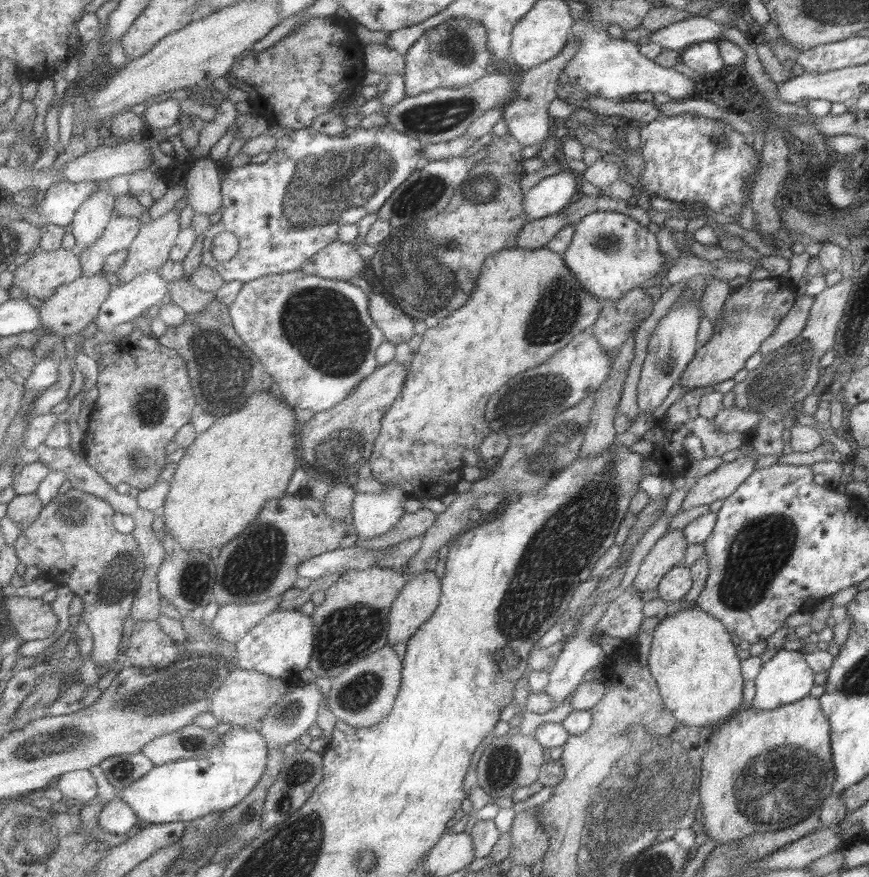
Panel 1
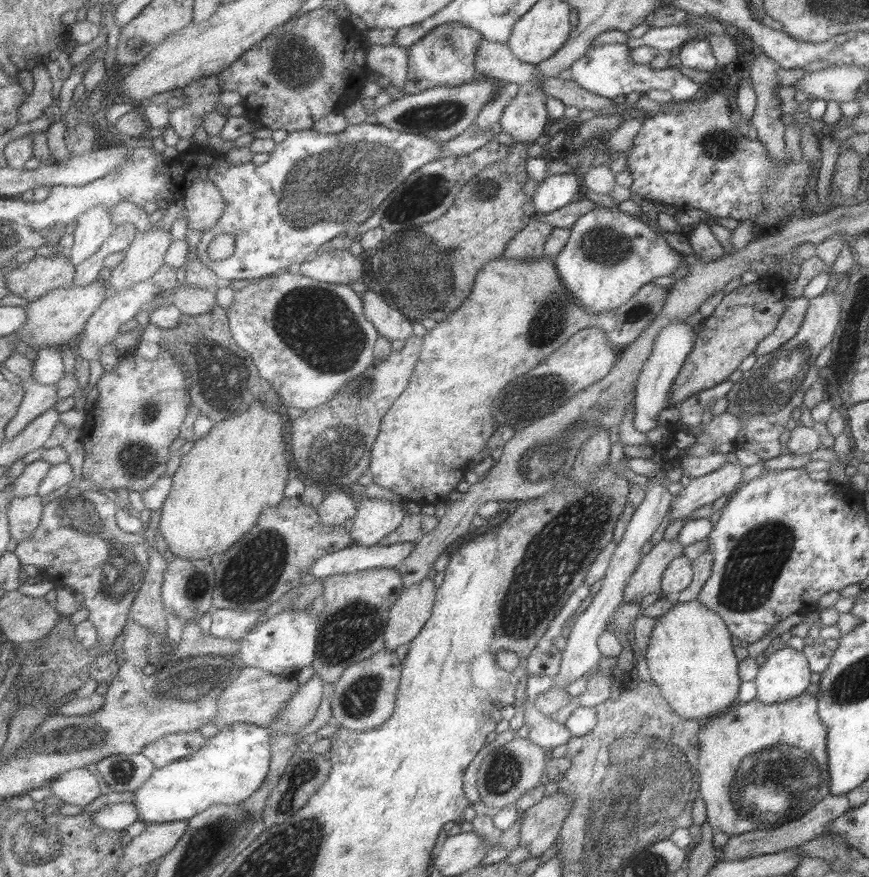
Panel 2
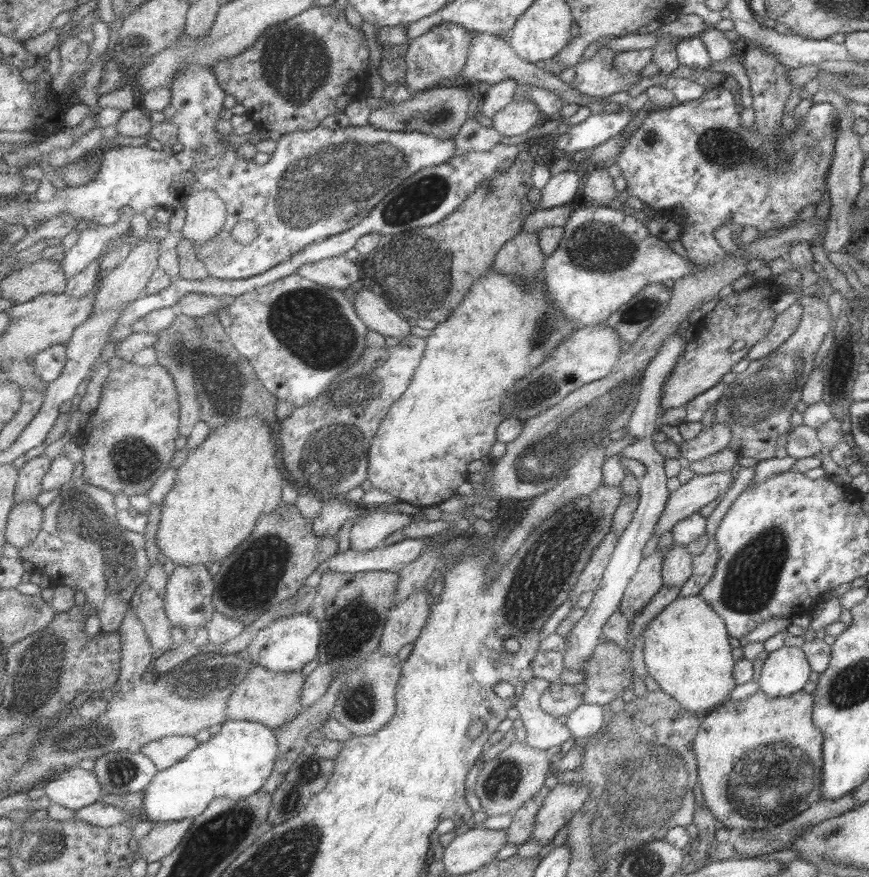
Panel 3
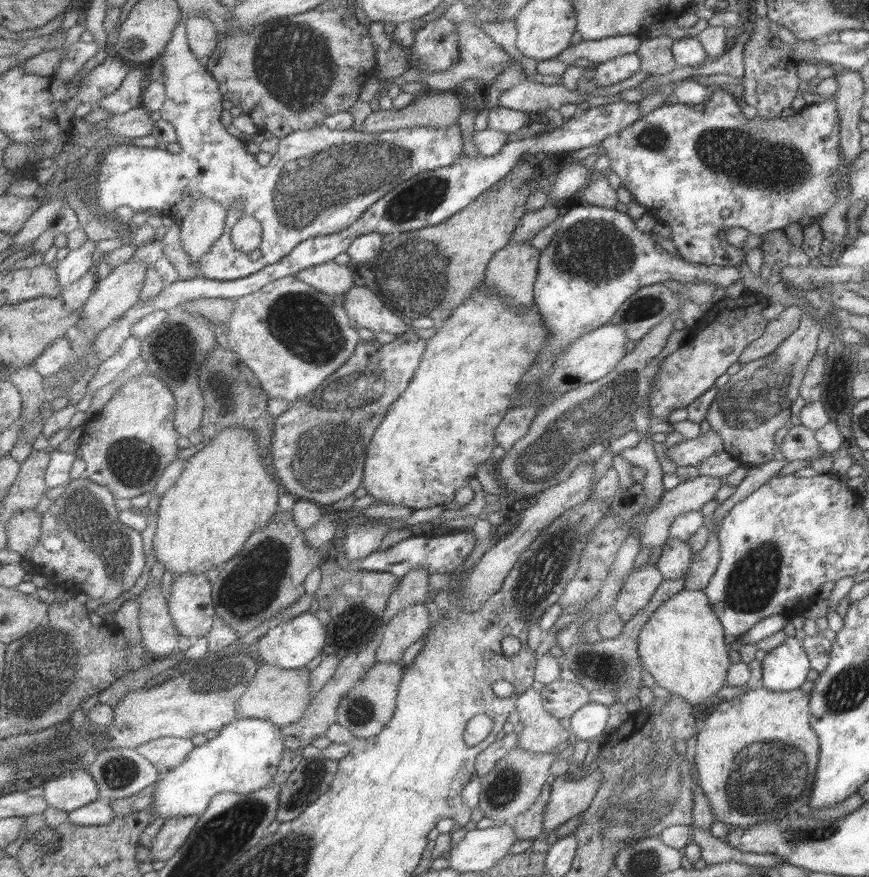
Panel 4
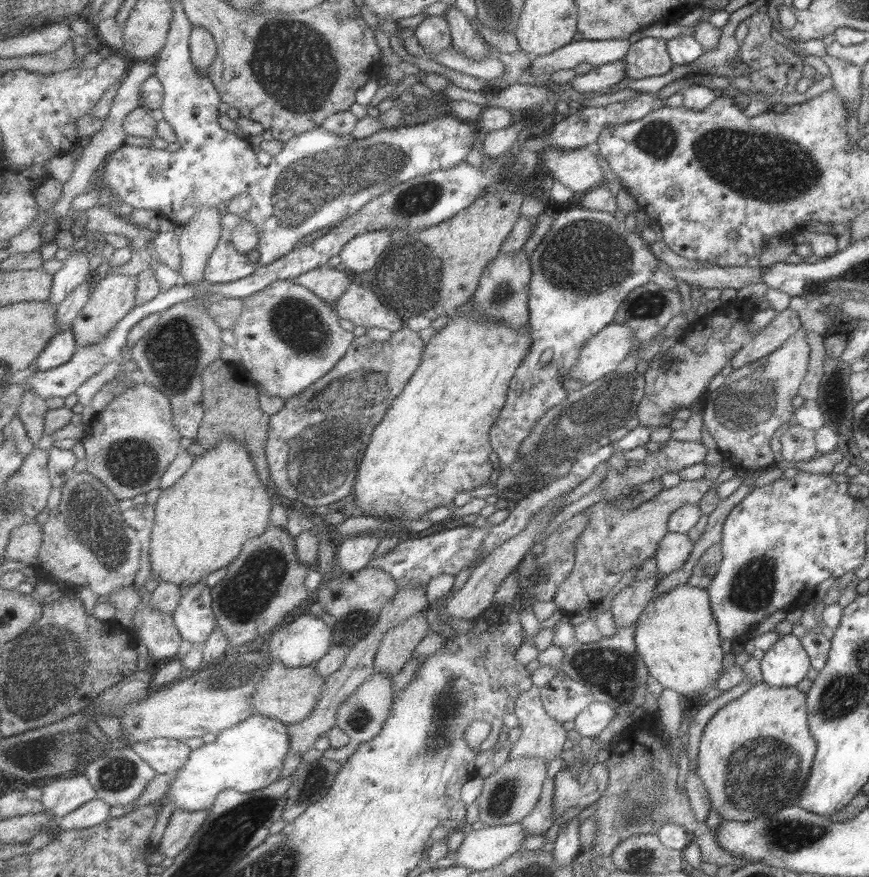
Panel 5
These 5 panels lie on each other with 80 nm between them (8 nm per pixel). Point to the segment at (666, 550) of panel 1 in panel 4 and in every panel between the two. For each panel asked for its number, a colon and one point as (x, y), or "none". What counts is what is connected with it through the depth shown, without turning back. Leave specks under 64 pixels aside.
2: (646, 577)
3: (646, 580)
4: (636, 591)

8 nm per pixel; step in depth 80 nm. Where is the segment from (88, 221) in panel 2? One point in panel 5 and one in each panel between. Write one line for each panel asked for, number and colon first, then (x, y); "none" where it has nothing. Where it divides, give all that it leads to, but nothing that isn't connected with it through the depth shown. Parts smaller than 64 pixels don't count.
3: (90, 245)
4: (72, 268)
5: (75, 271)

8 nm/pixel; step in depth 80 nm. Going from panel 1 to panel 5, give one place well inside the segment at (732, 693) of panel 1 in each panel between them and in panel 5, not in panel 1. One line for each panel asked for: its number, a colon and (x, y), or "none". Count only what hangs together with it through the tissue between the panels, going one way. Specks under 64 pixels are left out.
2: (689, 655)
3: (686, 649)
4: (681, 645)
5: (676, 636)

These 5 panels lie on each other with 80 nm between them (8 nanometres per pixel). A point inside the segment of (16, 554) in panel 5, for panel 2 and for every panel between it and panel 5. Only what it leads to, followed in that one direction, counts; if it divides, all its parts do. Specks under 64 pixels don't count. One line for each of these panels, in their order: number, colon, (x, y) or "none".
2: (26, 514)
3: (25, 521)
4: (25, 529)

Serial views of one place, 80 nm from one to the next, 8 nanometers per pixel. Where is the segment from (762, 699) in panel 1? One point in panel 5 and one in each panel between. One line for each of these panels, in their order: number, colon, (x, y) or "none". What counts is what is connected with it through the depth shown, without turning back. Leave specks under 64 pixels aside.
2: (784, 674)
3: (785, 670)
4: (784, 668)
5: (784, 663)

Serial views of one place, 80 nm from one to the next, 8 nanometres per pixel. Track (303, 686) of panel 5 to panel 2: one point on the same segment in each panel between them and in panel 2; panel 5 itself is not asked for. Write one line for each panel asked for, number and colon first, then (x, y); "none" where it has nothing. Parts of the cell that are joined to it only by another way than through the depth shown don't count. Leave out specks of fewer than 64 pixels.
2: (258, 697)
3: (273, 698)
4: (279, 695)

